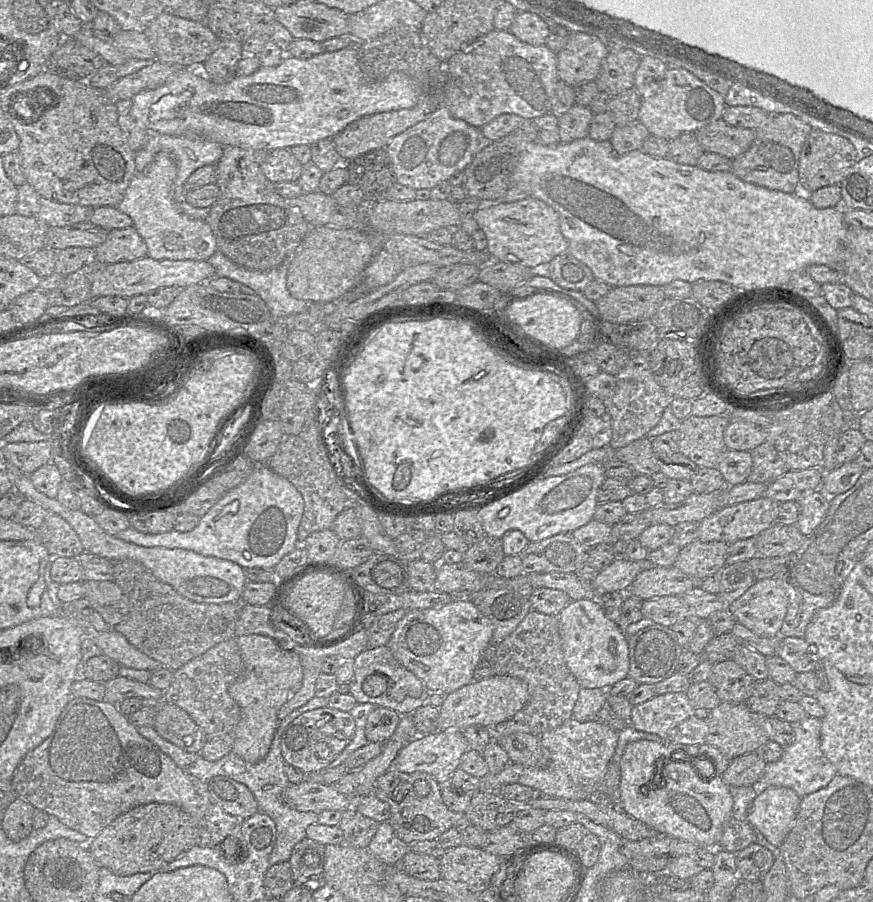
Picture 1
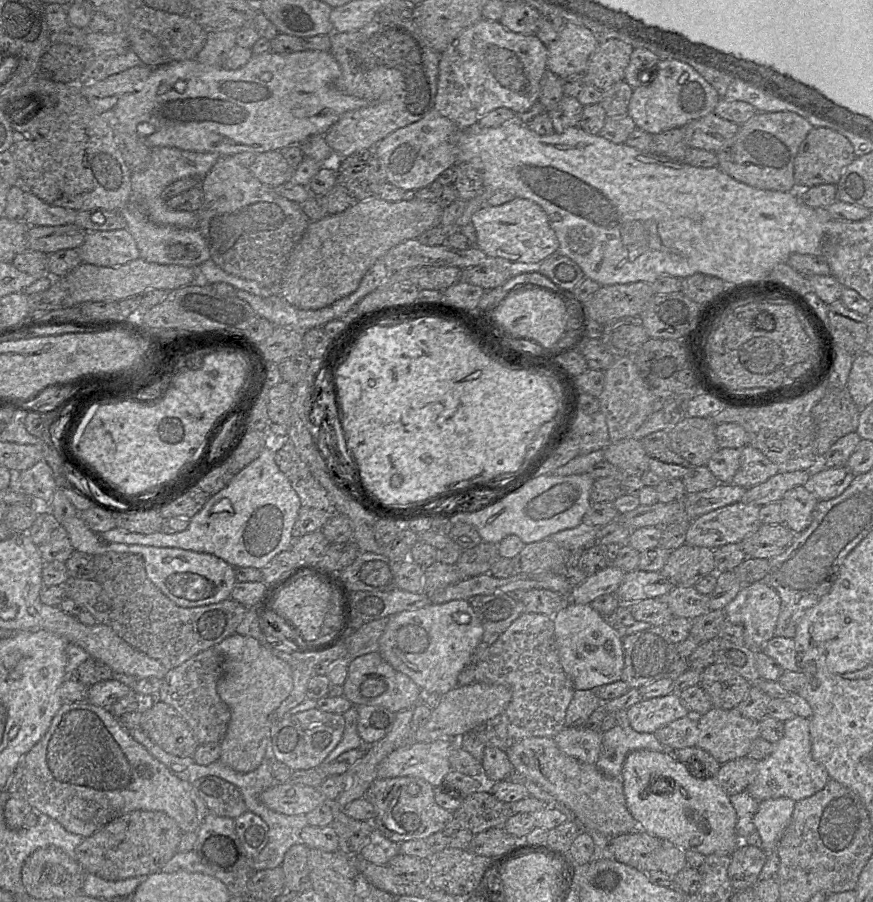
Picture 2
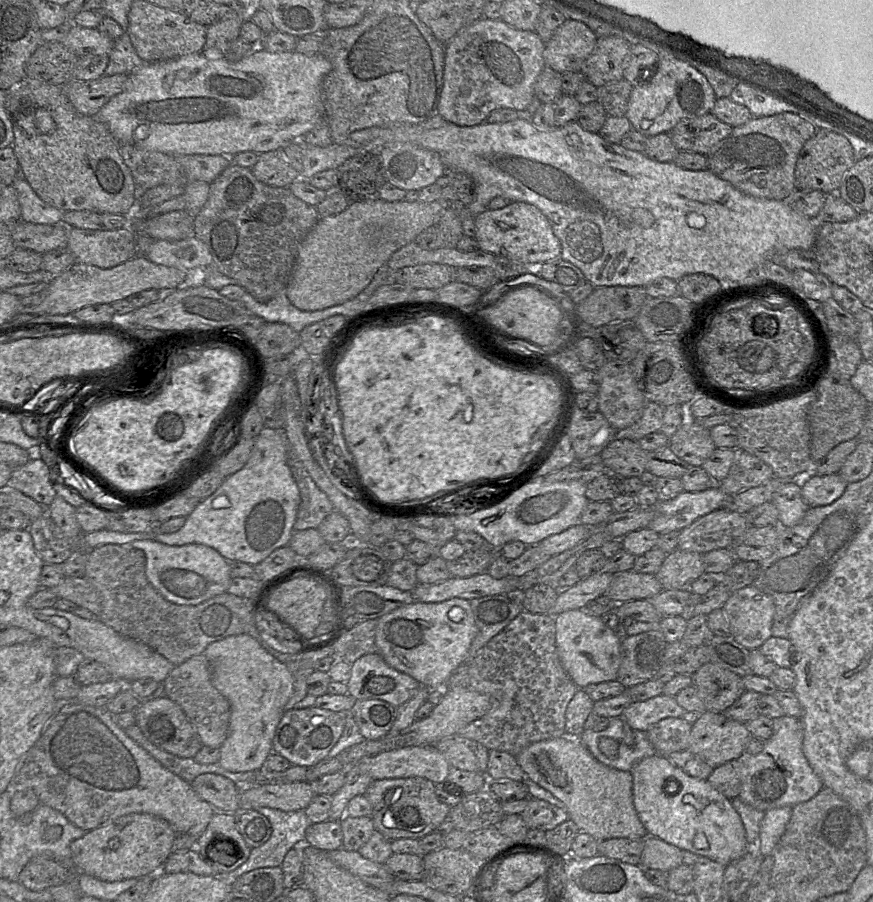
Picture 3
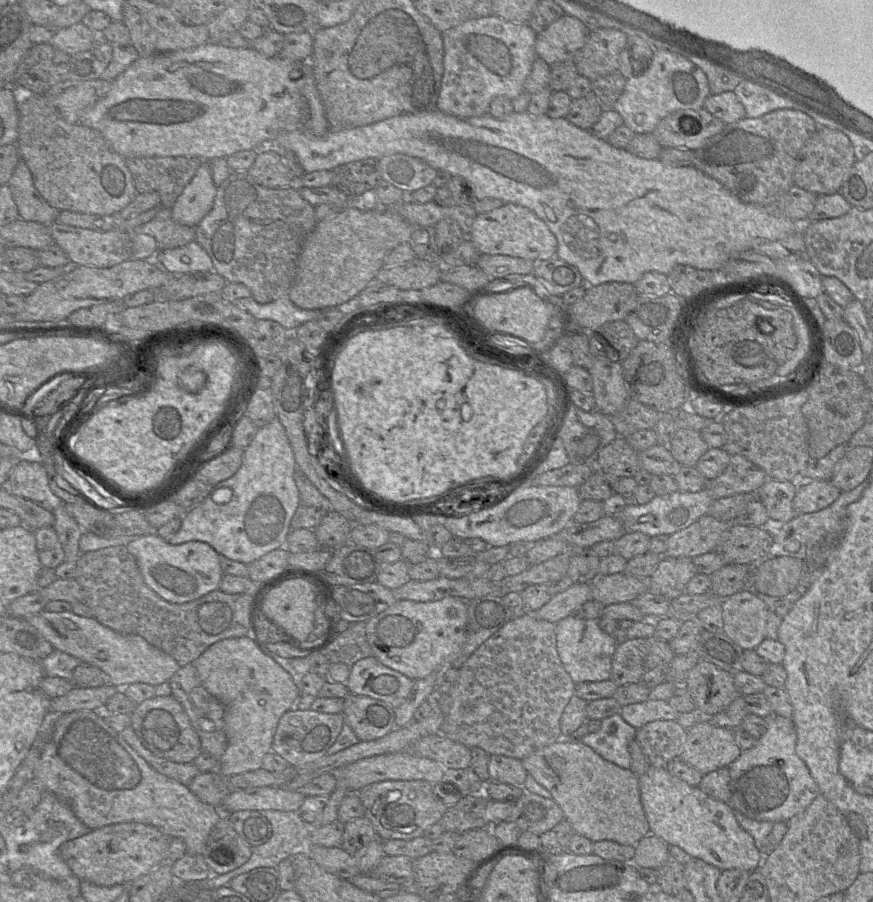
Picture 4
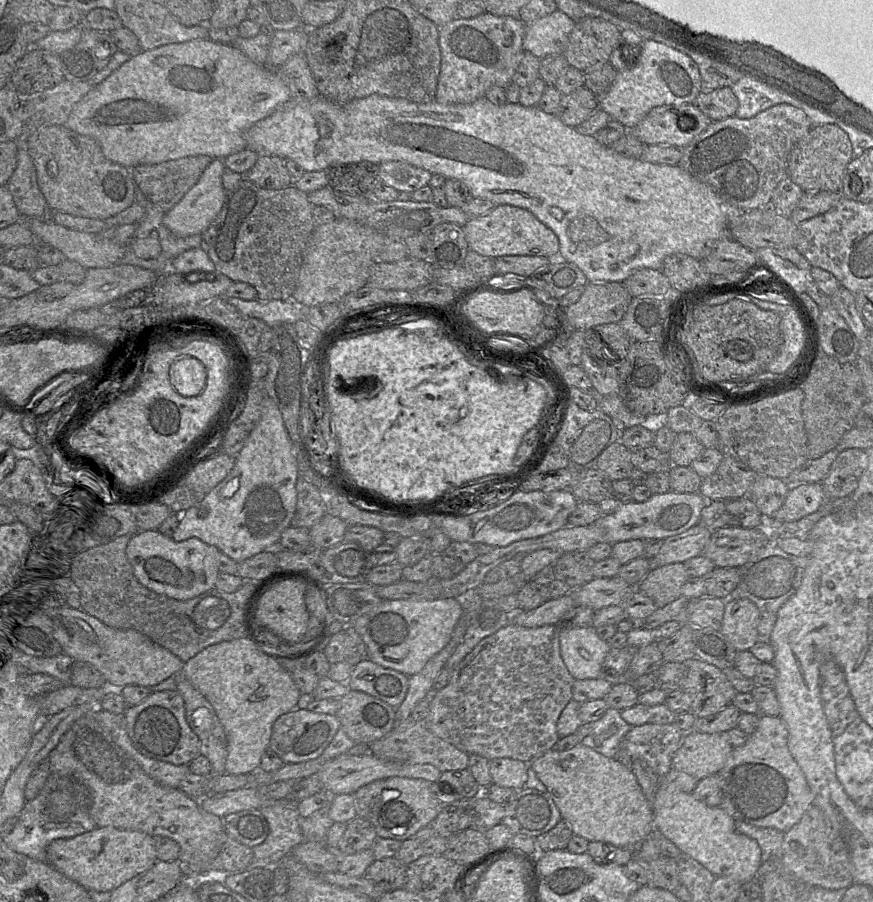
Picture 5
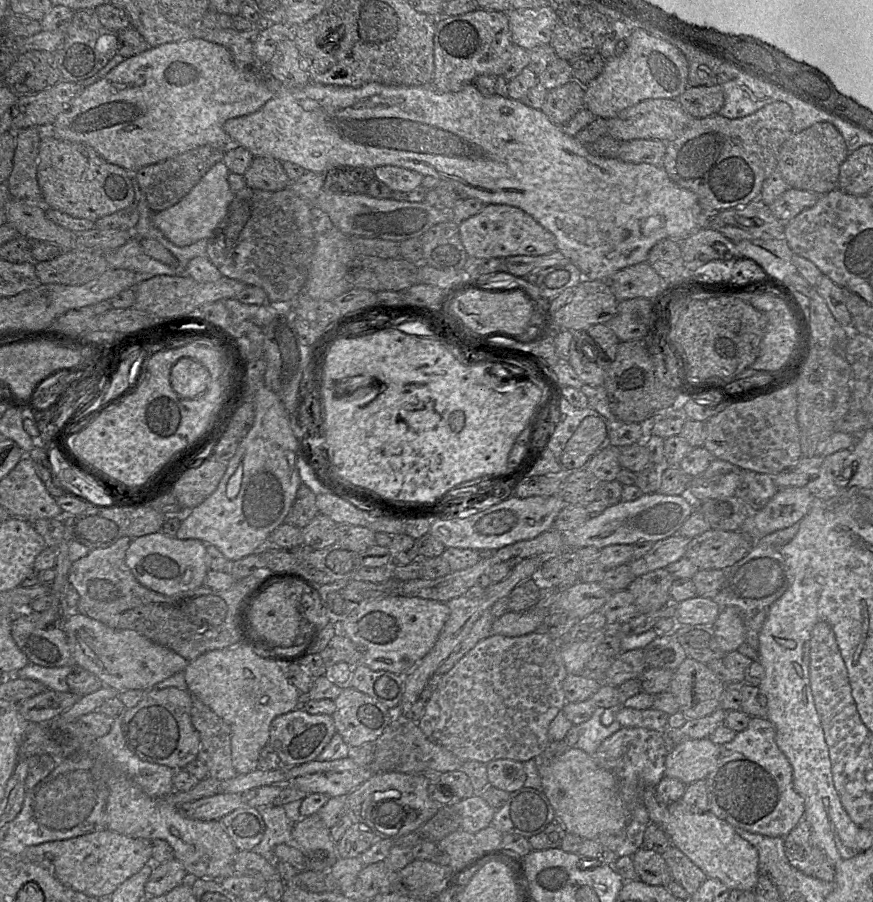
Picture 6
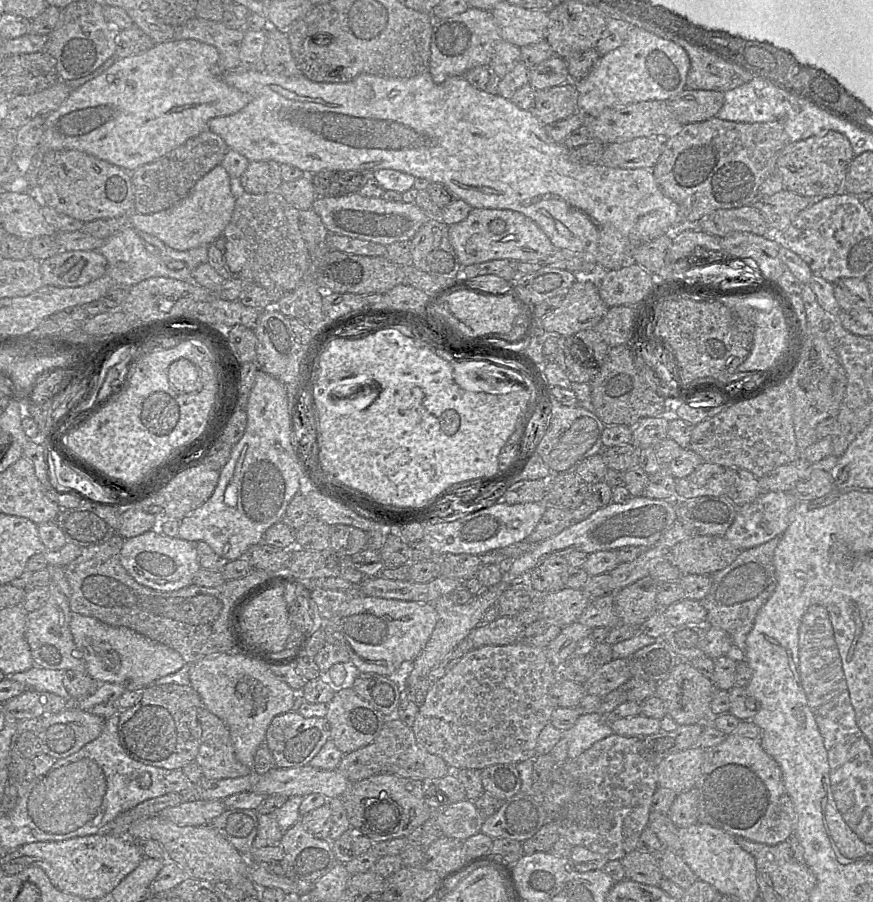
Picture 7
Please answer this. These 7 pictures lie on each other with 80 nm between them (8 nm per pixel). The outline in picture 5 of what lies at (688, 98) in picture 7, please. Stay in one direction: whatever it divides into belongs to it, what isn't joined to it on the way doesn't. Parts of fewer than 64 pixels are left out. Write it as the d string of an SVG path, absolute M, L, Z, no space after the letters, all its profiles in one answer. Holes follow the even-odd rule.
M731 88L700 92L693 104L712 121L733 117L738 109L738 99Z

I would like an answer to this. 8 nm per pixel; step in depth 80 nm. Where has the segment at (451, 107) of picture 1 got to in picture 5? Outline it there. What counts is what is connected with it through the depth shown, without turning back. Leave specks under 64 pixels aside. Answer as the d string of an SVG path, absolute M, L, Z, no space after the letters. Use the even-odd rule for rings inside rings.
M487 12L471 19L455 18L441 26L441 64L435 100L441 104L469 104L485 97L486 91L492 86L505 88L512 82L524 53L522 44L525 31L526 25L520 18L494 16Z

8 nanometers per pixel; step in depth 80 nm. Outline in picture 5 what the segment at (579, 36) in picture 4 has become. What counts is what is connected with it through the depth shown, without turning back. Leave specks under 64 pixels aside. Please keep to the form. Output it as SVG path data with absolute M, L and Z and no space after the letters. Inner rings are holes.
M556 10L526 25L523 50L540 60L562 55L575 24L565 13Z

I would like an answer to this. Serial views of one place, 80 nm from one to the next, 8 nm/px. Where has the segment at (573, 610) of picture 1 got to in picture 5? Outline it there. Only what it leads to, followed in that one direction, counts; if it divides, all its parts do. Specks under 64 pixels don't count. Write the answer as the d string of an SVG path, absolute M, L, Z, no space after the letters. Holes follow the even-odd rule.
M593 626L560 627L559 644L563 662L575 680L600 677L604 659L611 648L607 641L597 635Z

